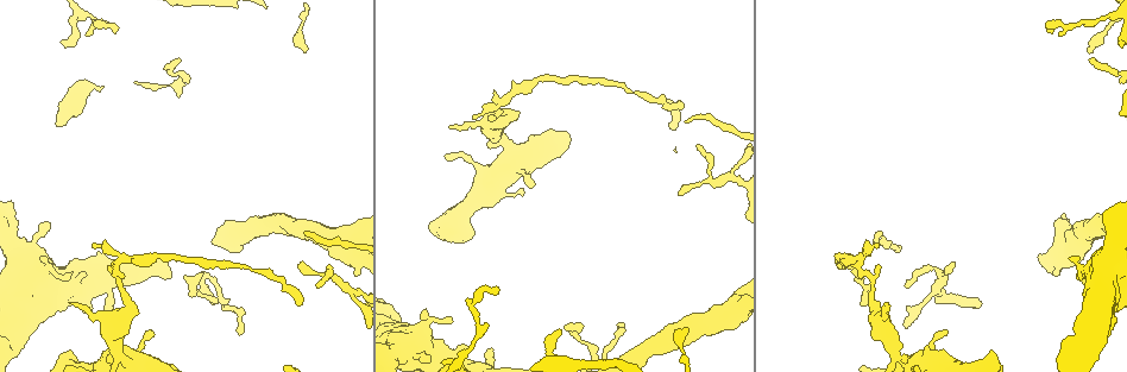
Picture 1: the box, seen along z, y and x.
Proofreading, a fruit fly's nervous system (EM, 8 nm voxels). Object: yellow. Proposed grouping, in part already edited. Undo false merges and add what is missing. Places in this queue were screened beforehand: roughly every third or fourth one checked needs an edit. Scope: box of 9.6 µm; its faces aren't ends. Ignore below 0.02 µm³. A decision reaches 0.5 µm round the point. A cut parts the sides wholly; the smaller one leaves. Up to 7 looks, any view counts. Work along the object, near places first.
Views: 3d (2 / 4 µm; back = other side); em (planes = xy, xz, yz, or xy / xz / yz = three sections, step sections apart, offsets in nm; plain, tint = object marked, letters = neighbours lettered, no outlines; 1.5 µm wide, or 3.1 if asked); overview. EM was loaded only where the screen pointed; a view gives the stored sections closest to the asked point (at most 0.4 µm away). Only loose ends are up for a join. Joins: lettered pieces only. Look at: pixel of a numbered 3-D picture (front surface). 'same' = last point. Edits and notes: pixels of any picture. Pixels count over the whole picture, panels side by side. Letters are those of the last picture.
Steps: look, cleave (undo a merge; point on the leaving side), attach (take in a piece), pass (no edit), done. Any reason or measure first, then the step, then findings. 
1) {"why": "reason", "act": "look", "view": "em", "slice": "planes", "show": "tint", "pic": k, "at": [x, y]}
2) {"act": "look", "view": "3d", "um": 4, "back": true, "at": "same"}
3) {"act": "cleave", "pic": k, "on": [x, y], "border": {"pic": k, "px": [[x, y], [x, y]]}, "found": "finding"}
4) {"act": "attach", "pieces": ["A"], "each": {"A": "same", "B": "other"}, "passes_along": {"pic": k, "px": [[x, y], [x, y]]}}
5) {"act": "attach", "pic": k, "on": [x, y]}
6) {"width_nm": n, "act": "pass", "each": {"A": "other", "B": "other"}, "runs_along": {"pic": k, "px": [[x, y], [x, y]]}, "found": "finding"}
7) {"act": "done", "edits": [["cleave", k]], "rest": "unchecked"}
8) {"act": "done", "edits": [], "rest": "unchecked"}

{"why": "tapers out", "act": "look", "view": "3d", "um": 4, "pic": 1, "at": [886, 303]}

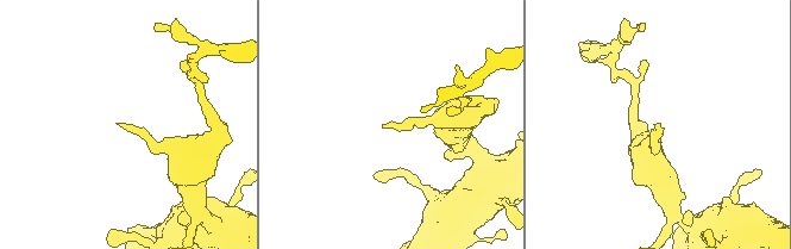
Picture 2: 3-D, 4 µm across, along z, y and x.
{"act": "look", "view": "em", "slice": "planes", "show": "letters", "pic": 2, "at": [657, 124]}

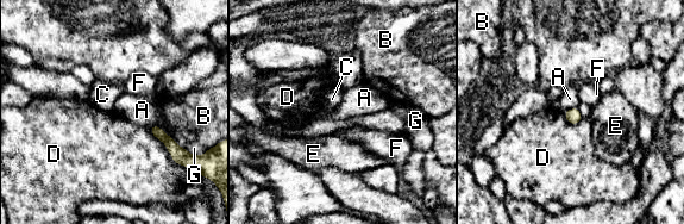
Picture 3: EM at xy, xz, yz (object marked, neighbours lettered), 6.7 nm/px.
{"longest_contact_nm": ["D", 320], "act": "pass", "each": {"A": "other", "B": "other", "C": "other", "D": "other", "E": "other", "F": "other", "G": "other"}, "border": {"pic": 3, "px": [[576, 106], [564, 113]]}, "found": "none of them fits"}

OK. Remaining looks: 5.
{"why": "abrupt turn", "act": "look", "view": "em", "slice": "xy", "step": 8, "show": "tint", "pic": 1, "at": [502, 102]}

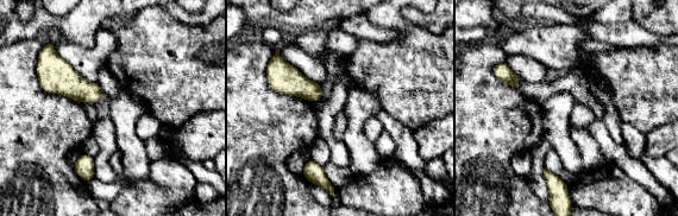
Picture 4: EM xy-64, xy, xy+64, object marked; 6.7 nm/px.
{"why": "another direction", "act": "look", "view": "em", "slice": "planes", "show": "tint", "at": "same"}

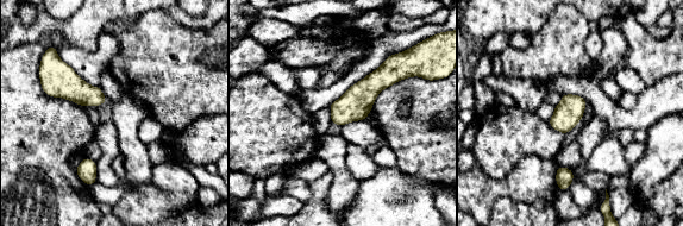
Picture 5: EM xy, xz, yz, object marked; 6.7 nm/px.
{"why": "what lies round it", "act": "look", "view": "em", "slice": "planes", "show": "letters", "at": "same"}

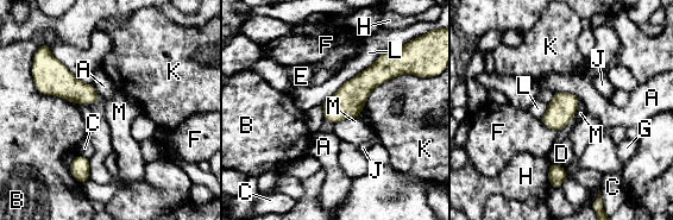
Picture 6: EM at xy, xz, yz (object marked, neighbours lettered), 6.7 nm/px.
{"act": "pass", "each": {"A": "other", "B": "other", "C": "other", "D": "other", "E": "other", "F": "other", "G": "other", "H": "other", "J": "other", "K": "other", "L": "other", "M": "other"}, "runs_along": {"pic": 6, "px": [[390, 66], [370, 77], [326, 117]]}, "found": "all the same neuron"}

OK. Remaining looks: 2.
{"why": "thin end", "act": "look", "view": "em", "slice": "xy", "step": 4, "show": "tint", "pic": 1, "at": [861, 305]}

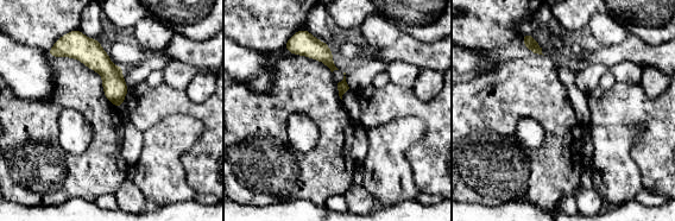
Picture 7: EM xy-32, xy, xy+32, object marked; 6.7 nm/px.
{"act": "look", "view": "em", "slice": "planes", "show": "letters", "at": "same"}

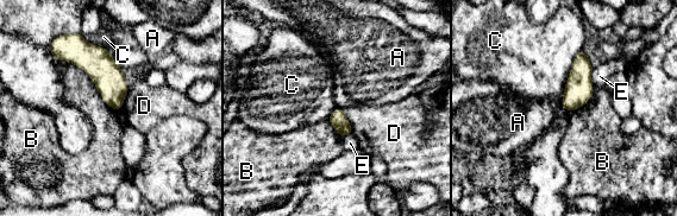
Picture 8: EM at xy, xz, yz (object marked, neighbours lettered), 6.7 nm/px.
{"act": "pass", "each": {"A": "other", "B": "other", "C": "other", "D": "other", "E": "other"}, "border": {"pic": 8, "px": [[583, 49], [564, 88], [569, 113]]}, "found": "no lettered piece goes on from it"}

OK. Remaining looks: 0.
{"act": "done", "edits": [], "rest": "unchecked"}

